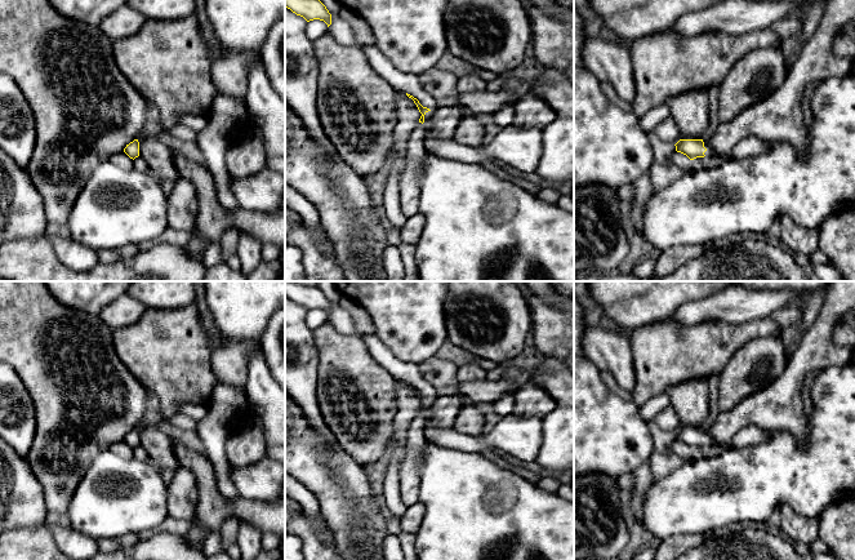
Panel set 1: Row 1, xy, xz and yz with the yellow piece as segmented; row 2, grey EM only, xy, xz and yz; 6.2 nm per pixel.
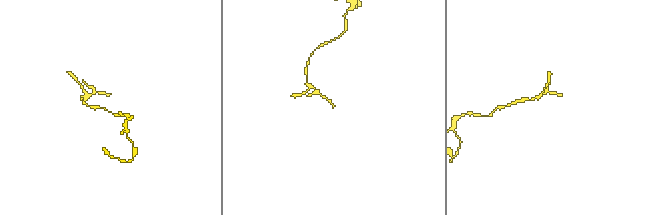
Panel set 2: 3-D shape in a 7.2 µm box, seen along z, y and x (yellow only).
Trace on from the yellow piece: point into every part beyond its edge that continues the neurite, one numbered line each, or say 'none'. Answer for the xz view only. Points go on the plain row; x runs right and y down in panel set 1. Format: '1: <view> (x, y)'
1: xz (415, 444)

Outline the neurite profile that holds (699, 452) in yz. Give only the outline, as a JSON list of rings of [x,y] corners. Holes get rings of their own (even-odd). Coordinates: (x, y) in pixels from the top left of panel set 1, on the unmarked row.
[[[720,444],[720,445],[704,445],[704,446],[696,446],[691,449],[691,457],[693,459],[698,458],[716,458],[723,452],[726,452],[729,446],[726,444]]]

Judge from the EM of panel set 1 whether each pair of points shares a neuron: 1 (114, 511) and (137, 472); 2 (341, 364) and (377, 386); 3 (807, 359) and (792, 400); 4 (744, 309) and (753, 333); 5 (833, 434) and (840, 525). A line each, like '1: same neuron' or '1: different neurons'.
1: same neuron
2: same neuron
3: same neuron
4: different neurons
5: different neurons

